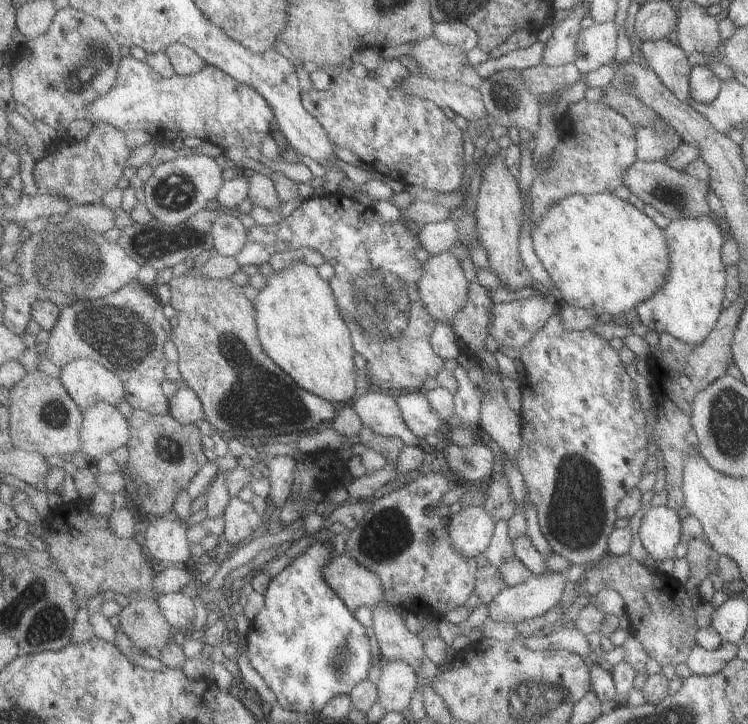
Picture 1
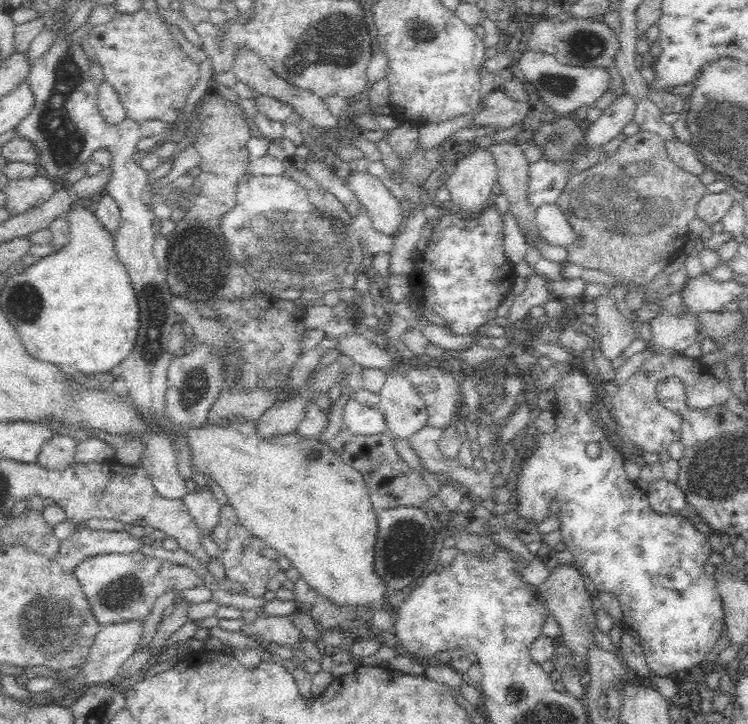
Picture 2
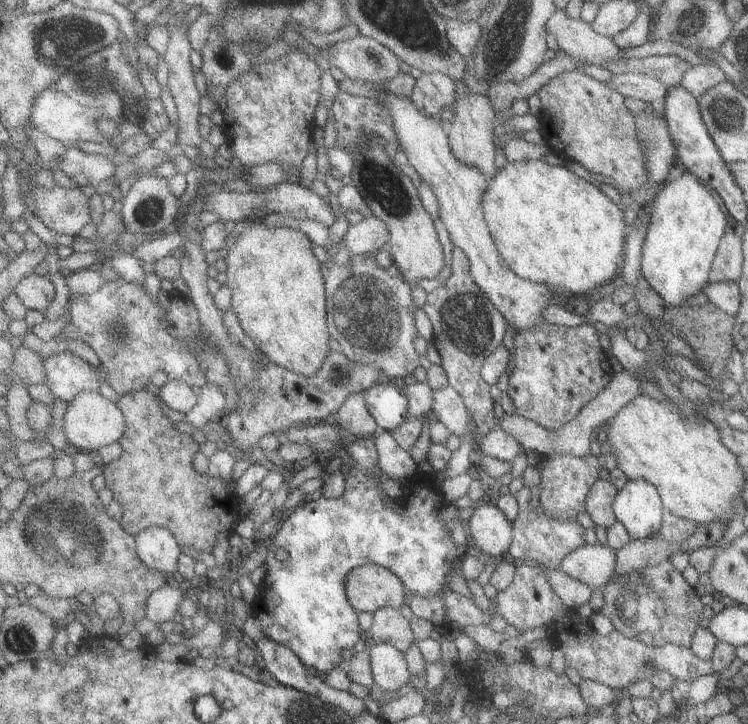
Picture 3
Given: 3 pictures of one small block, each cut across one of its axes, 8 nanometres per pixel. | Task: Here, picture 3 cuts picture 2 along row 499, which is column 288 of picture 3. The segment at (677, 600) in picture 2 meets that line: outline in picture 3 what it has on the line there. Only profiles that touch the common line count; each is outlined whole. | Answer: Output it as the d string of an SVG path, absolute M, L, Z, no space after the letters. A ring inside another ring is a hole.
M357 438L351 442L343 452L347 452L351 466L349 472L345 474L345 492L341 498L329 500L315 496L307 502L303 502L281 526L277 536L267 542L267 566L269 570L265 572L265 578L261 582L261 596L255 598L255 602L249 606L251 616L261 620L263 632L267 634L269 640L275 640L277 644L289 646L295 654L301 656L301 660L309 666L311 672L321 674L321 672L331 672L335 670L341 660L341 652L345 648L353 650L357 642L363 642L361 628L359 628L359 610L349 600L347 594L347 574L353 572L355 568L363 568L367 564L379 564L383 568L389 568L395 572L409 594L415 596L425 596L425 598L435 598L441 596L441 592L447 592L447 578L449 572L455 568L457 562L461 562L457 554L457 544L451 538L449 524L445 522L443 506L447 504L445 492L439 486L439 472L435 470L423 470L421 462L417 468L417 474L401 482L403 496L393 498L389 502L397 504L401 510L393 510L387 504L387 496L381 488L383 482L387 482L391 476L385 474L383 470L377 472L379 468L379 450L373 442L373 438ZM277 548L287 550L287 560L277 560L275 552Z

